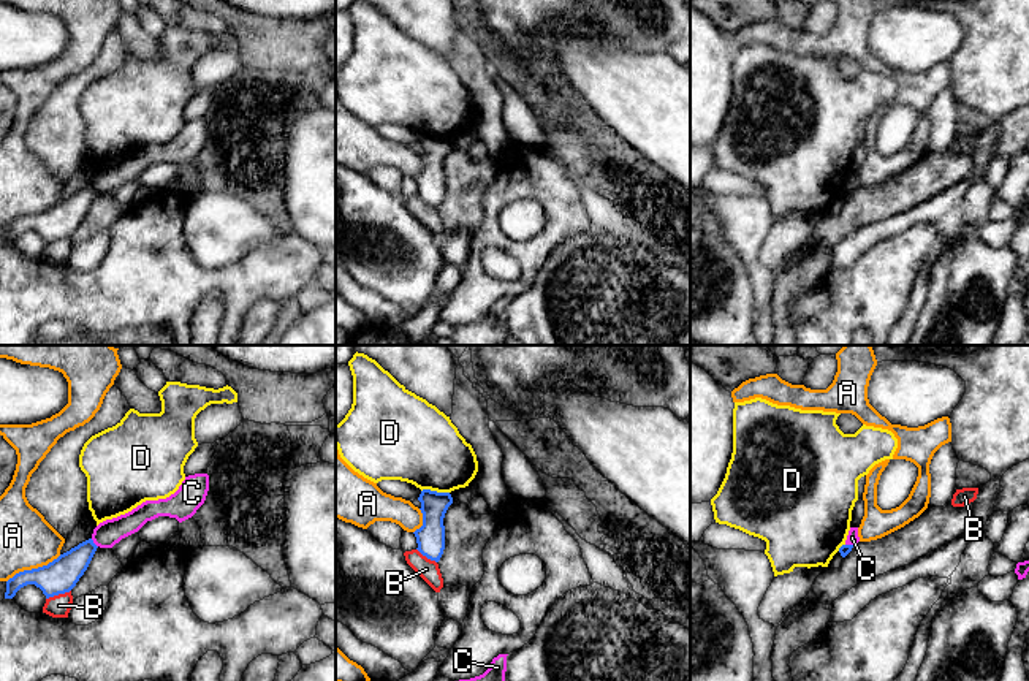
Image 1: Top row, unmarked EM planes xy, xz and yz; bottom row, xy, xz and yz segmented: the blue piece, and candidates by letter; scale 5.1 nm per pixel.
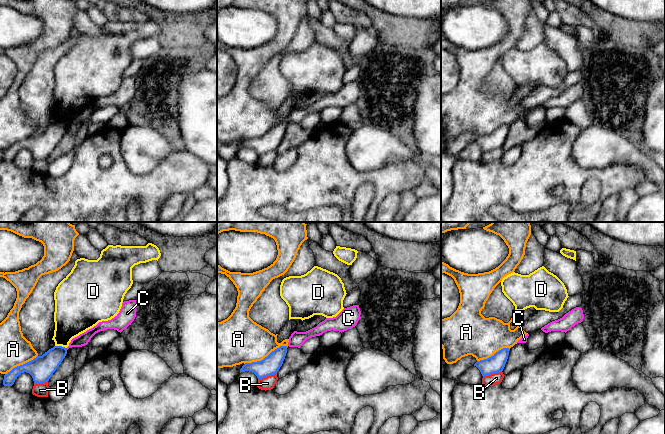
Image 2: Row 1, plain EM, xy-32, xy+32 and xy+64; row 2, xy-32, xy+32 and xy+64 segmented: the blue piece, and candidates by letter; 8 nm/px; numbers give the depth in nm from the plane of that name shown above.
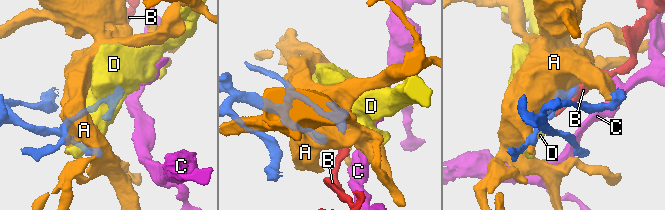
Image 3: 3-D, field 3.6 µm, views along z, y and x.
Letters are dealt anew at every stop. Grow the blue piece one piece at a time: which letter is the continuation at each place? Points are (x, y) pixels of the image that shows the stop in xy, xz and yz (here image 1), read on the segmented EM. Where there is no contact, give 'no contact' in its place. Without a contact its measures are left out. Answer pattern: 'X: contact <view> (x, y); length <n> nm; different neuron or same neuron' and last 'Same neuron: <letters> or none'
A: contact xy (34, 569); length 320 nm; different neuron
B: contact xy (57, 594); length 140 nm; different neuron
C: contact xy (94, 544); length 60 nm; different neuron
D: contact xz (436, 491); length 140 nm; different neuron
Same neuron: none

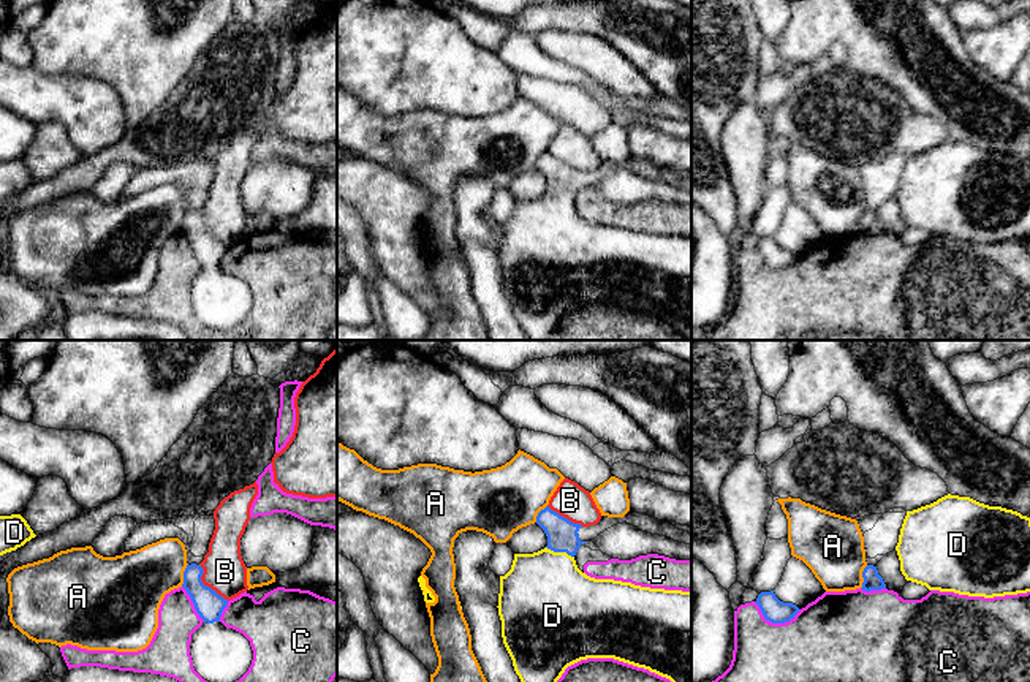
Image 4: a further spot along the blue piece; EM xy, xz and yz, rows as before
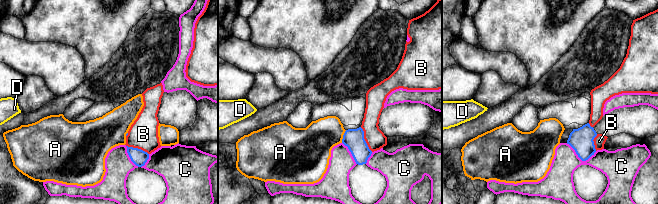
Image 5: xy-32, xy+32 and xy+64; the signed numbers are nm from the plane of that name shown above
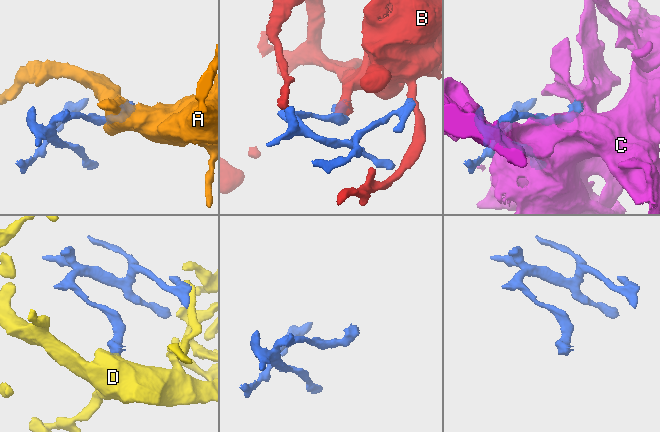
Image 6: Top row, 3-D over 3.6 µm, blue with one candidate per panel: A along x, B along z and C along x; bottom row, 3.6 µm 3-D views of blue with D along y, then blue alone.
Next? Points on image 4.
A: contact yz (863, 576); length 130 nm; different neuron
B: contact xy (206, 586); length 240 nm; different neuron
C: contact yz (774, 622); length 240 nm; different neuron
D: contact xz (560, 551); length 160 nm; same neuron
Same neuron: D

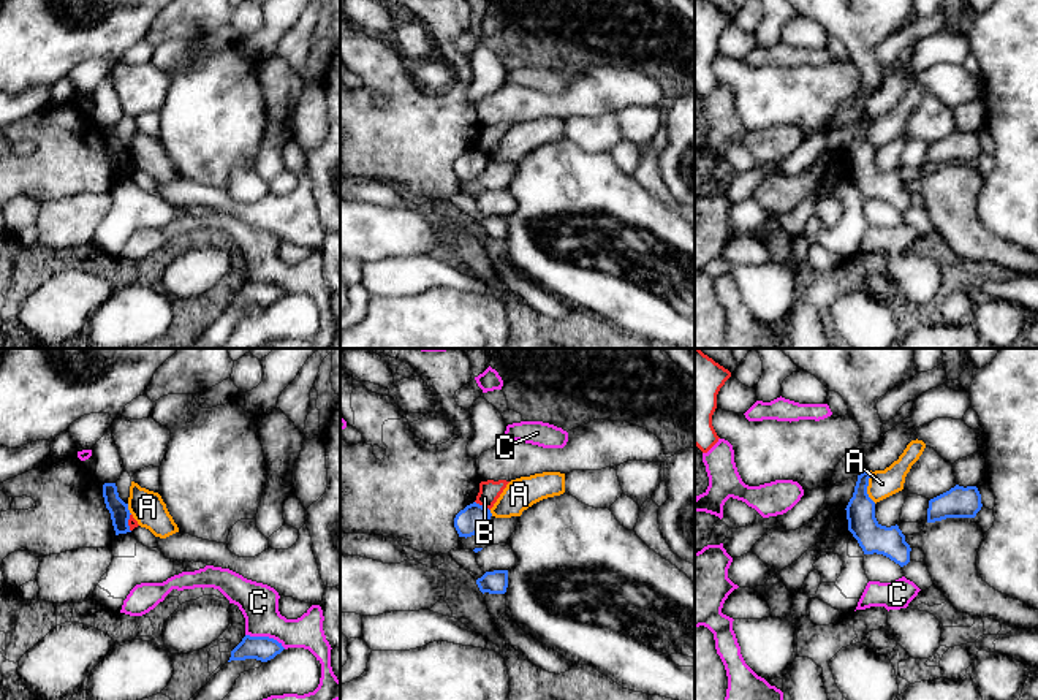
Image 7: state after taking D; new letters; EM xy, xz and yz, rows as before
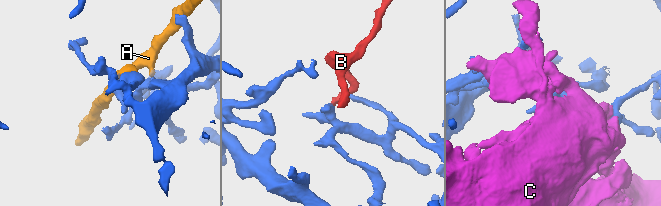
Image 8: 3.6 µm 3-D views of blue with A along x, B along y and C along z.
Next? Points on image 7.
A: contact yz (867, 485); length 180 nm; different neuron
B: contact xz (481, 505); length 90 nm; different neuron
C: contact xy (266, 637); length 220 nm; different neuron
Same neuron: none

